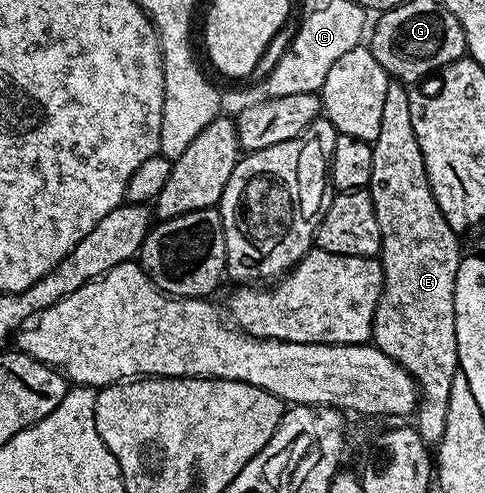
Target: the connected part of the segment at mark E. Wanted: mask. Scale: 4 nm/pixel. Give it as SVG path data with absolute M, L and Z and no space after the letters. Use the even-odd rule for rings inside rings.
M399 82L389 83L386 90L386 99L382 105L382 126L378 126L378 138L371 141L372 153L374 154L374 166L370 169L370 182L366 191L372 196L374 202L374 214L378 218L378 230L380 231L380 255L378 257L382 270L384 271L384 289L380 295L380 301L374 314L372 323L371 343L382 350L394 362L398 362L406 369L410 375L416 379L418 385L418 407L414 413L414 427L416 433L422 438L422 442L429 446L436 446L443 438L446 423L447 403L450 400L450 386L454 374L459 369L458 362L458 342L456 341L456 331L454 330L454 278L458 278L458 266L462 259L458 234L448 225L434 194L430 190L430 182L426 174L426 166L422 158L422 150L418 146L418 138L414 134L414 122L410 122L410 98L409 89Z

